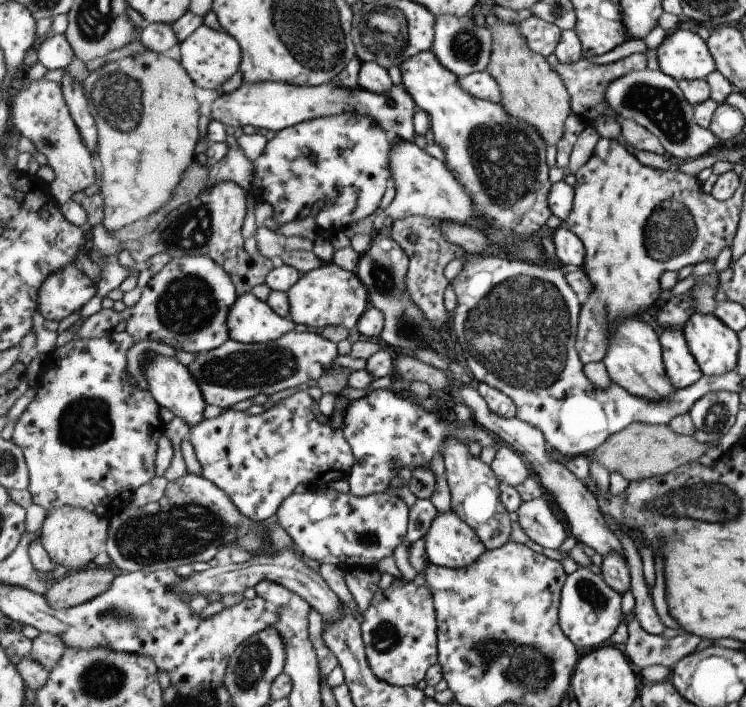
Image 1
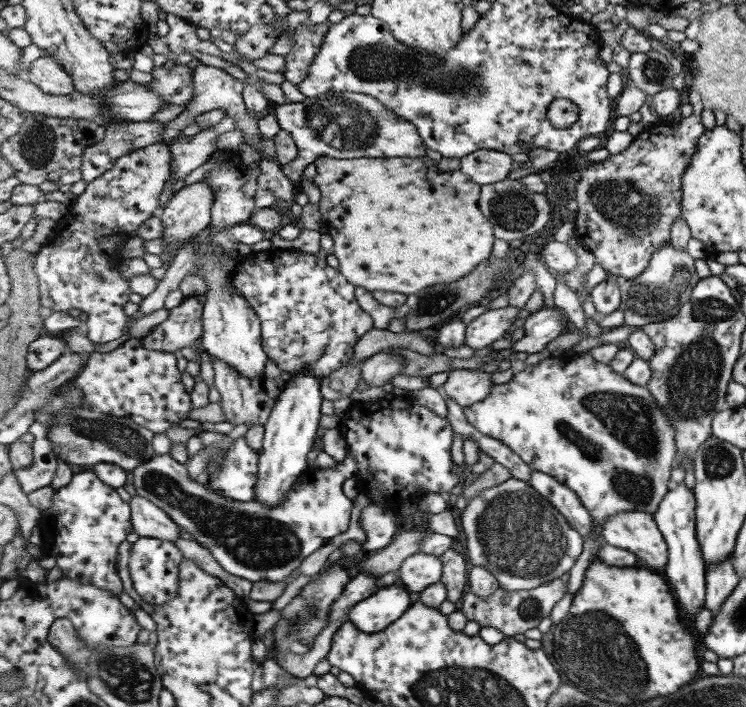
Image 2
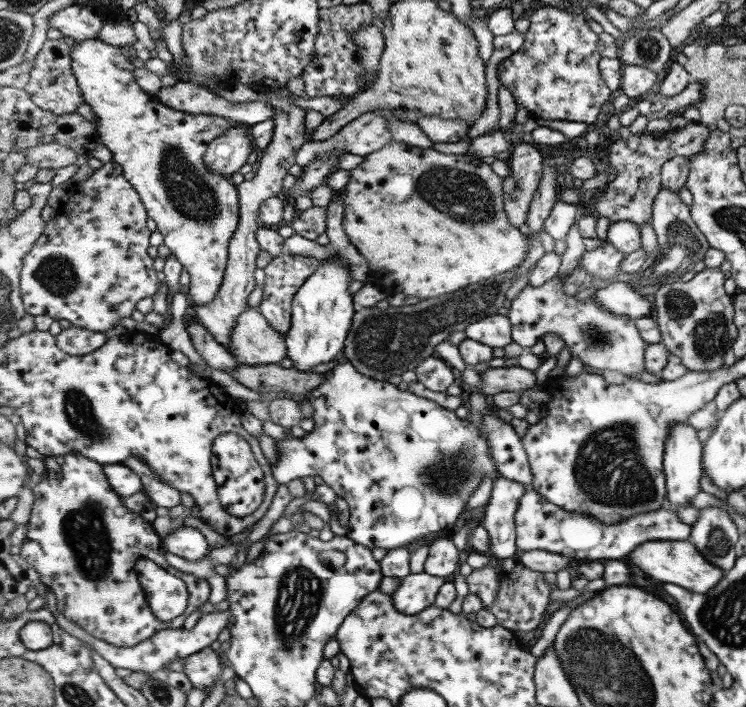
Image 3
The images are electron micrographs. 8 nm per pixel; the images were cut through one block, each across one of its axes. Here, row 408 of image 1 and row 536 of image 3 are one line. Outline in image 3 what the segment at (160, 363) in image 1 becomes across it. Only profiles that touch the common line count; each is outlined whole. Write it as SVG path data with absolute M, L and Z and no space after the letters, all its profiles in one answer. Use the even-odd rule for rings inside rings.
M181 526L171 532L163 540L163 544L167 552L191 562L203 560L212 550L207 538L191 526Z

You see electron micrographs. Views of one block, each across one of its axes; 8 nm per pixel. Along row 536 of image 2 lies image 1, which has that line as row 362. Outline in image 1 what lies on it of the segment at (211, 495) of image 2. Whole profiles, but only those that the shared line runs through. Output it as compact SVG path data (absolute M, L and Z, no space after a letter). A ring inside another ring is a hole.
M293 330L268 345L227 340L219 349L198 353L187 368L191 376L197 380L207 405L227 409L258 394L270 397L276 392L282 393L287 388L307 385L311 380L317 382L327 373L343 368L335 365L335 358L338 355L337 344L327 340L322 334L317 334L316 331Z

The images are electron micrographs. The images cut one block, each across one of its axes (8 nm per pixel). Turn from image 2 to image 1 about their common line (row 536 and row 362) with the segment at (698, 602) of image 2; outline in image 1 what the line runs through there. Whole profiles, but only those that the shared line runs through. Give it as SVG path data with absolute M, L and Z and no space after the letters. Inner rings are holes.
M666 327L660 329L659 333L663 348L663 362L675 388L685 389L701 380L703 372L691 353L683 330Z

